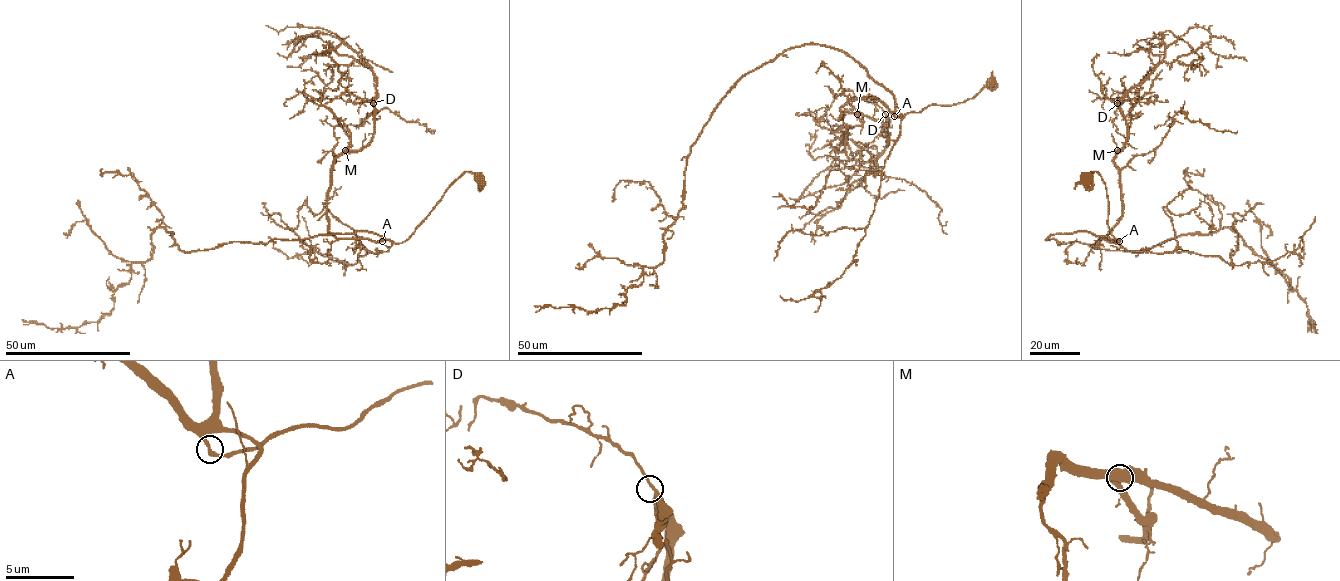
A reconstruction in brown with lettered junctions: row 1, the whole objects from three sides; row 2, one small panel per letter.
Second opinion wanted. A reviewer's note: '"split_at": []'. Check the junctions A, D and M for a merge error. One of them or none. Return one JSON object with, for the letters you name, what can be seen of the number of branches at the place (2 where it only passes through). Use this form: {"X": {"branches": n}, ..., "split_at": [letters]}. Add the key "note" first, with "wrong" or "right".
{"note": "right", "split_at": []}

